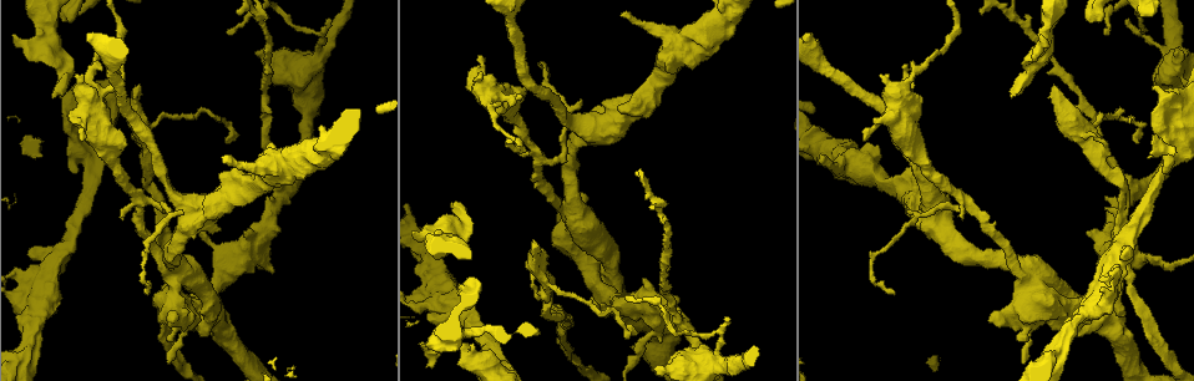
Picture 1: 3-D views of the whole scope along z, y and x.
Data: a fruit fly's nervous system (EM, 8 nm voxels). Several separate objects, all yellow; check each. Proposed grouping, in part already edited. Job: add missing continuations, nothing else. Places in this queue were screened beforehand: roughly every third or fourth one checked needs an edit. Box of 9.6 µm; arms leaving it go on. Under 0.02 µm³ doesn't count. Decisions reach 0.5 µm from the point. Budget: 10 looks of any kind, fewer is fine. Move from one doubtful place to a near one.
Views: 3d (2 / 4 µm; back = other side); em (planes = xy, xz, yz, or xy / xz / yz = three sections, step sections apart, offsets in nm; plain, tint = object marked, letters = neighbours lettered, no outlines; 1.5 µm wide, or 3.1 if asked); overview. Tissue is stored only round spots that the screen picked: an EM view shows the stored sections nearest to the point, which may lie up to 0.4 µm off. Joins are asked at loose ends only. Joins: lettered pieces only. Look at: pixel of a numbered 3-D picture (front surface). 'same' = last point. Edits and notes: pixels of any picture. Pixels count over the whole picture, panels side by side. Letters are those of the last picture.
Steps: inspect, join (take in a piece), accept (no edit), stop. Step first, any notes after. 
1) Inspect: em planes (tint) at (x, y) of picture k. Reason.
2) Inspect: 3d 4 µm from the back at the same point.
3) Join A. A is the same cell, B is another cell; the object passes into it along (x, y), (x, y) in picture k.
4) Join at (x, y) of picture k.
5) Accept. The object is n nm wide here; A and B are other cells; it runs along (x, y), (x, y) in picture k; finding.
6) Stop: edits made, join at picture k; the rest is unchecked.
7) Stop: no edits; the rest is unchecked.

Inspect: em yz step 8 (tint) at (228, 143) of picture 1. Tapers out.

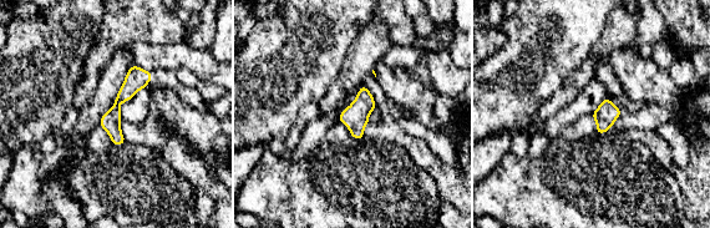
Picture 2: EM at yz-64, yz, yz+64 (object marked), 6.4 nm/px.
Inspect: em planes (letters) at the same point.

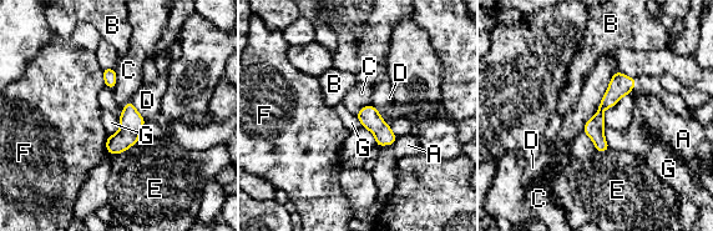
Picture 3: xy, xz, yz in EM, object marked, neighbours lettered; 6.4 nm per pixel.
Accept. The longest contact is with C, 440 nm; A, B, C, D, E, F and G are other cells; a border runs along (140, 140), (115, 155) in picture 3; no lettered piece goes on from it.

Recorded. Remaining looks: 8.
Inspect: em xz step 8 (tint) at (1055, 87) of picture 1. Branch stops here.

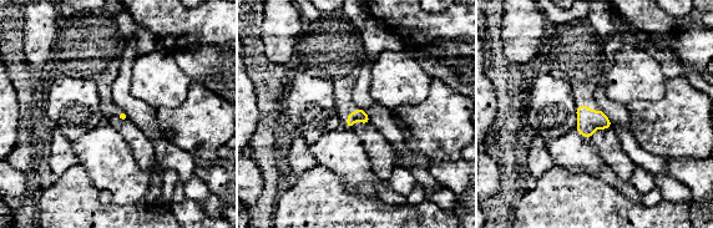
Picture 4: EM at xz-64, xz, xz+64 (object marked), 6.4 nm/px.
Inspect: em planes (letters) at the same point. Cut it another way.

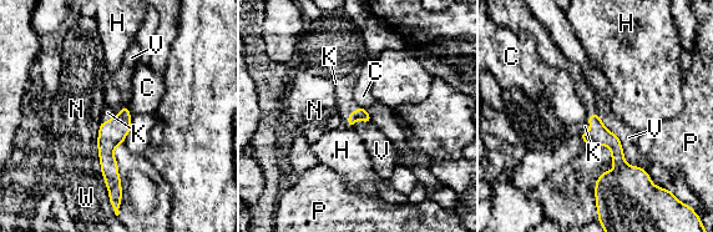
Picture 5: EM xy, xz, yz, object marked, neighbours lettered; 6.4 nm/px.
Join K. K is the same cell, C, H, N, P, V and W are other cells; the object passes into it along (598, 134), (590, 124), (585, 126) in picture 5; the neuron continues.

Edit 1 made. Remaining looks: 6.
Inspect: overview.

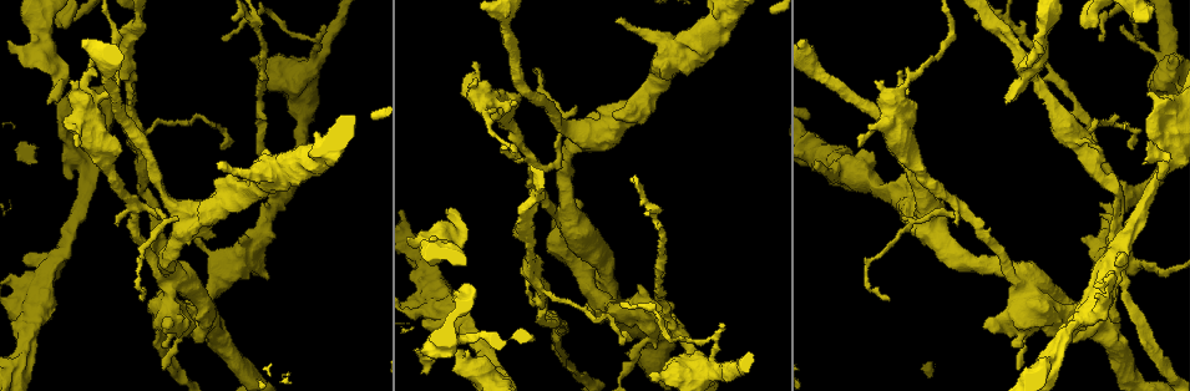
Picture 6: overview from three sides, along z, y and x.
Inspect: em planes (letters) at (50, 104) of picture 6. Branch stops here.

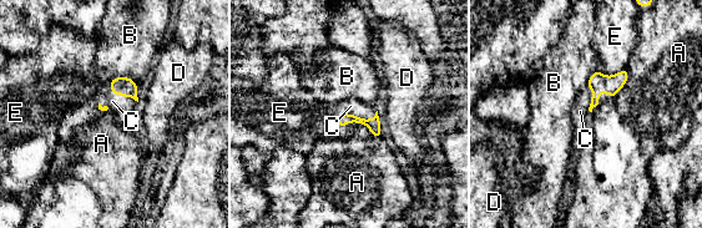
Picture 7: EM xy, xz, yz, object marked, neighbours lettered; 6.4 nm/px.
Join C. C is the same cell, A, B, D and E are other cells; the object passes into it along (611, 85), (590, 105), (580, 111) in picture 7; the neuron continues.

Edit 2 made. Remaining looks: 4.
Inspect: 3d 2 µm at (1074, 339) of picture 6. Branch stops here.

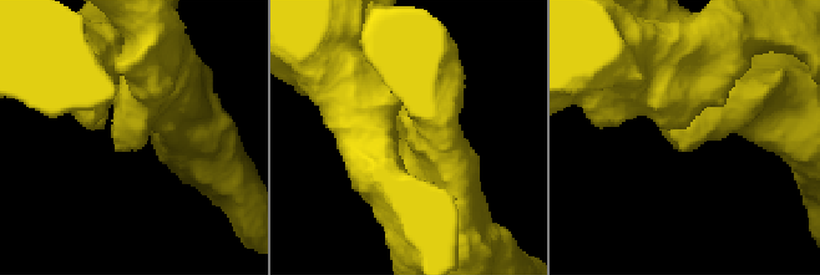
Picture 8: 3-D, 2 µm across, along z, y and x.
Inspect: em planes (letters) at (679, 147) of picture 8. Now the EM.

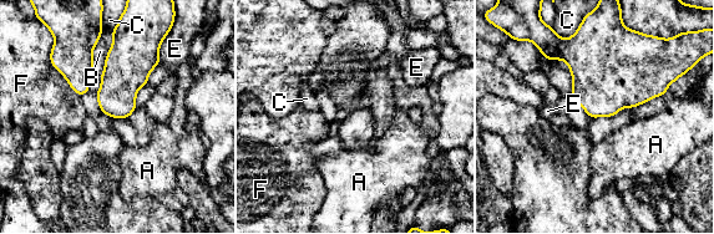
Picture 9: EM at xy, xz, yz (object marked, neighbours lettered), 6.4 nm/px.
Accept. A, B, C, E and F are other cells; a border runs along (49, 60), (66, 82), (80, 95) in picture 9; none of them fits.

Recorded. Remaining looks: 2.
Stop: edits made, join at picture 5, join at picture 7; the rest is unchecked.

